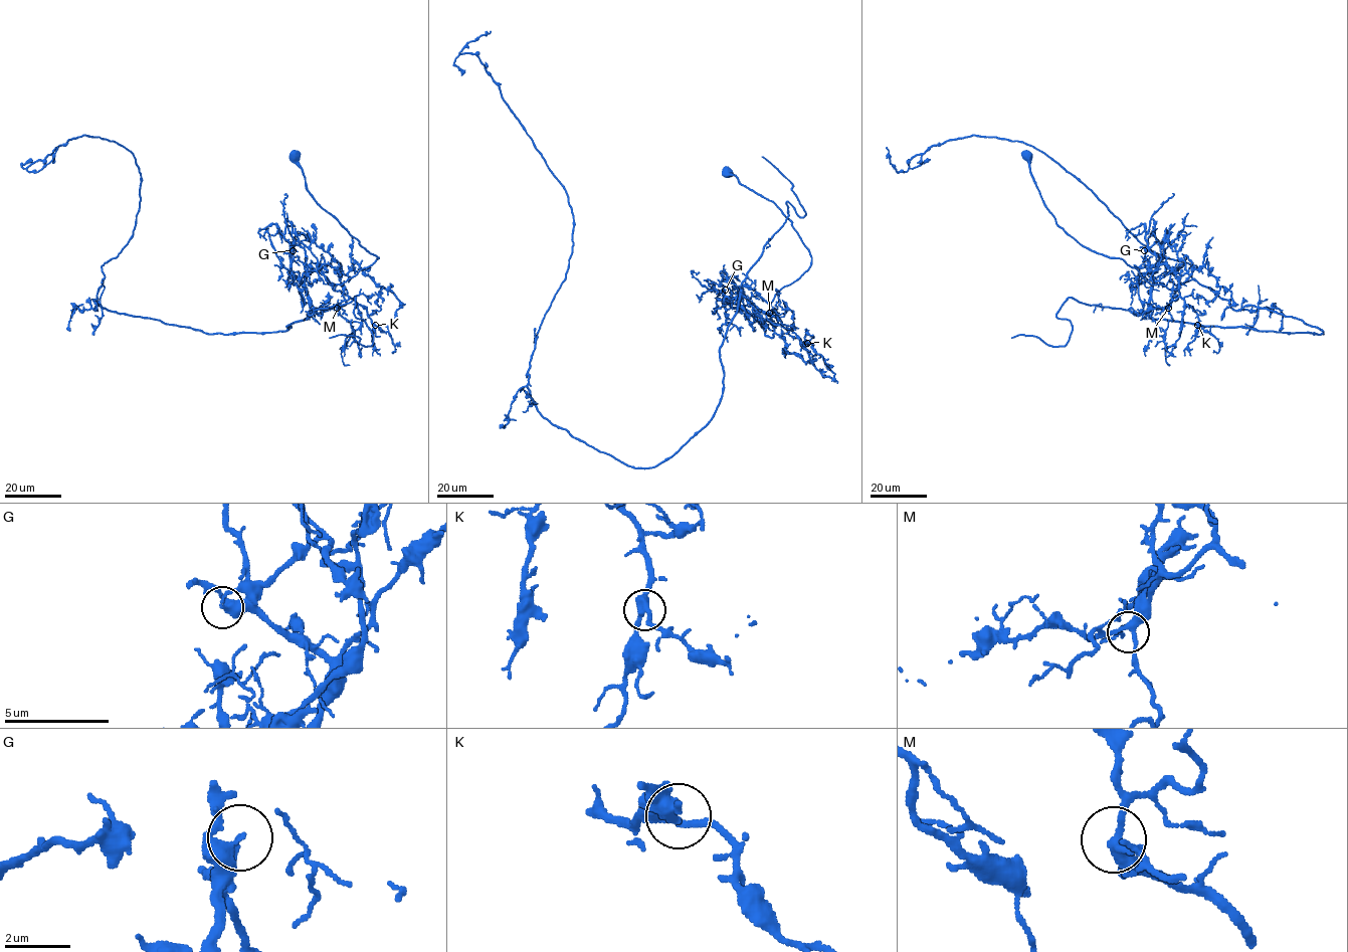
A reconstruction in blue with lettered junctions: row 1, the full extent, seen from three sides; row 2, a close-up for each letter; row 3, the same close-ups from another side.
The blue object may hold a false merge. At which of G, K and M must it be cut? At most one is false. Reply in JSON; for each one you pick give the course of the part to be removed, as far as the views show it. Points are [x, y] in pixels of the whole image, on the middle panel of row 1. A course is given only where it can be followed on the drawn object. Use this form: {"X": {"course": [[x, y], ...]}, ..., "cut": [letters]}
{"G": {"course": [[725, 290], [774, 332], [769, 304], [811, 255], [772, 201], [725, 169]]}, "cut": ["G"]}

